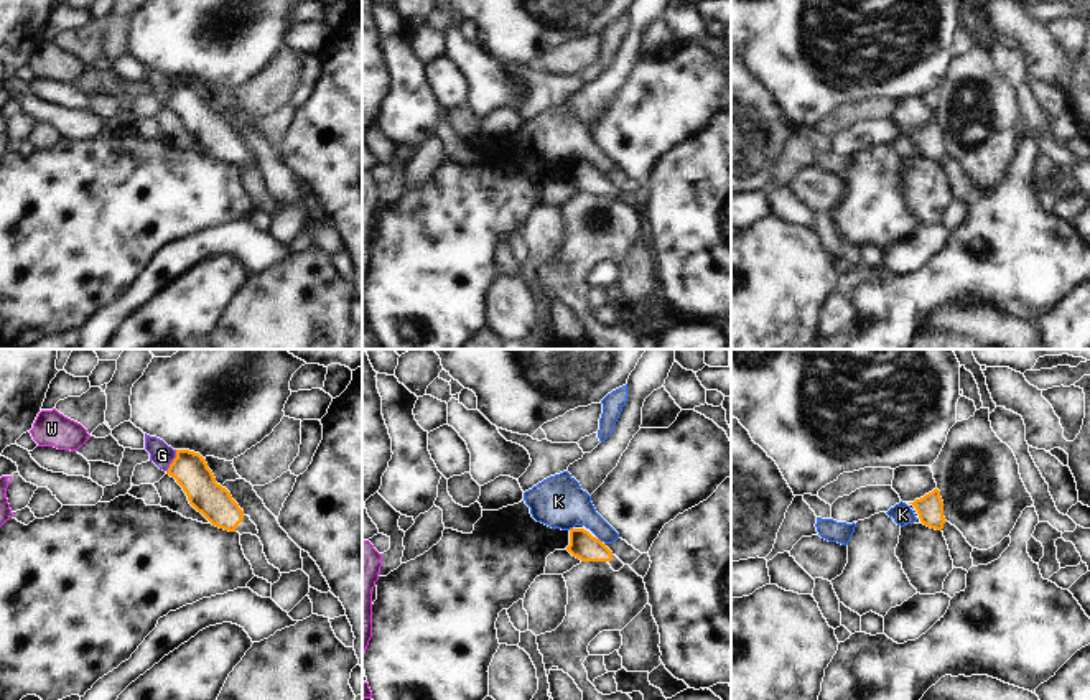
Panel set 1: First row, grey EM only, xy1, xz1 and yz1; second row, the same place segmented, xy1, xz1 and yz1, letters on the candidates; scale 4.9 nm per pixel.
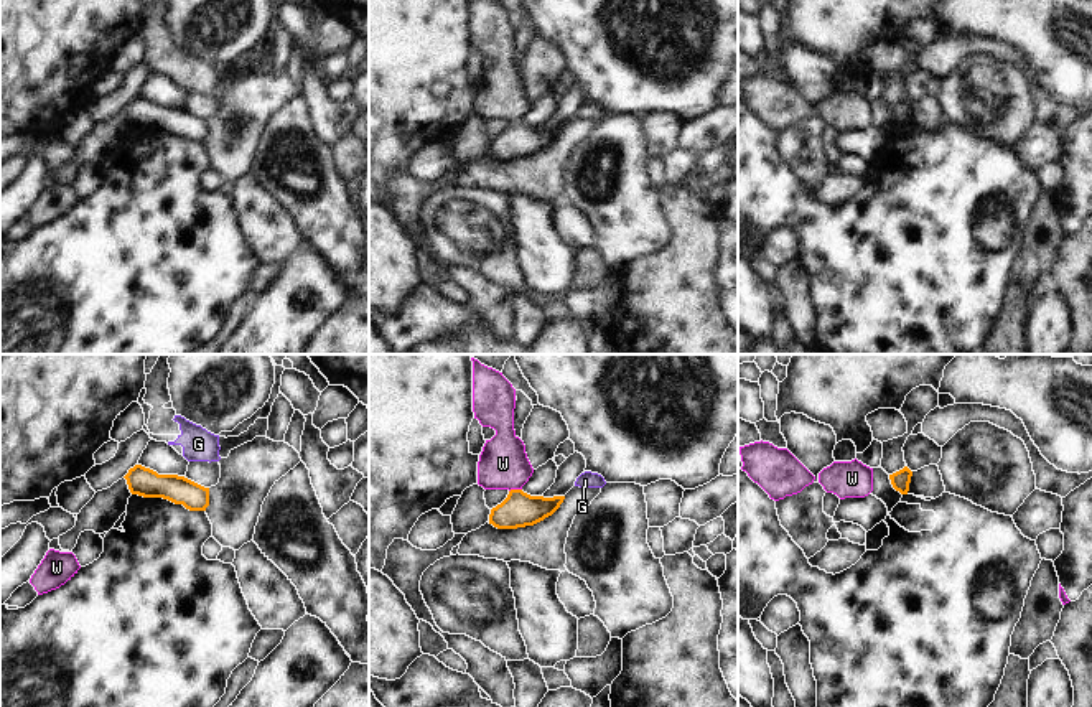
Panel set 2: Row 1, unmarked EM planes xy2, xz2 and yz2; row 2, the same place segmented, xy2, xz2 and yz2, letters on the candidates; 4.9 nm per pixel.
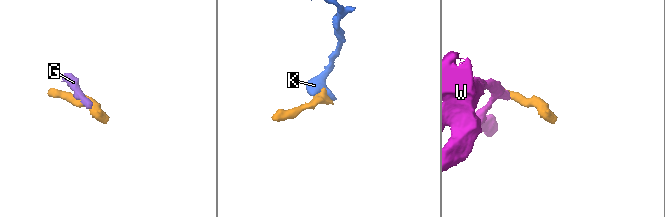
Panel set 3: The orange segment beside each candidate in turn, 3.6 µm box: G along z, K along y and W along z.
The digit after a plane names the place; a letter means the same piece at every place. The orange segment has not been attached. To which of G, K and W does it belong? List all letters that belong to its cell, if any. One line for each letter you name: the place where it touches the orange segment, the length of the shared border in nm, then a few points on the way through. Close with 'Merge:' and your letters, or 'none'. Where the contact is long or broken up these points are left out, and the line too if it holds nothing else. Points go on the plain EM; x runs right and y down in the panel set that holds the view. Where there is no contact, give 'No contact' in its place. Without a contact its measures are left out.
Merge: none.

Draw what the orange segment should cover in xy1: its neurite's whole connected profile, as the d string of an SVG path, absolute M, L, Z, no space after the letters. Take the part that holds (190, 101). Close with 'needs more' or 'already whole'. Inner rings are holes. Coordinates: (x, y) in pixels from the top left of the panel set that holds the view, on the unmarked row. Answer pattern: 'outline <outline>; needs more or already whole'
outline M176 81L176 89L166 105L176 110L189 135L212 156L242 165L257 166L257 156L232 130L231 124L216 114L206 91L189 81Z; needs more

